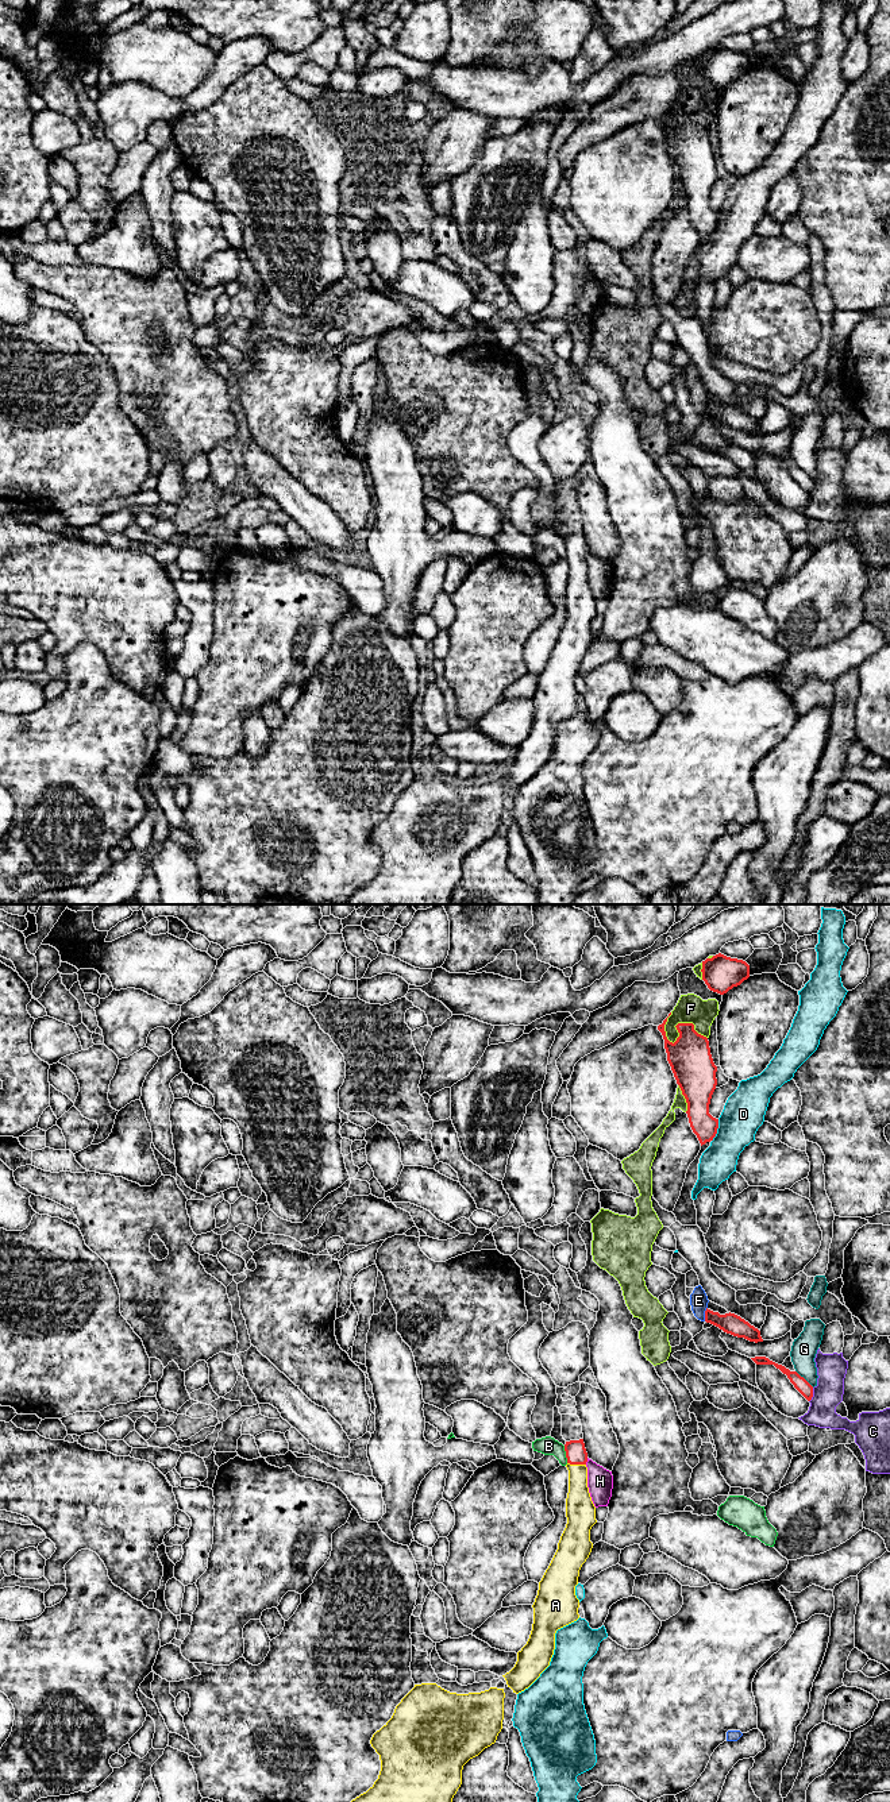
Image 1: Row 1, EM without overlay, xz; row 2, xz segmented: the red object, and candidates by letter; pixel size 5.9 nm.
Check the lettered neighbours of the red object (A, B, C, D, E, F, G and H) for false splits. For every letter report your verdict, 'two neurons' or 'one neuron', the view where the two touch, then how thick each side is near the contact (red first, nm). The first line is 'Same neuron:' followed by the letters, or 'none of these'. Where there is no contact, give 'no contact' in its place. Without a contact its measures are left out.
Same neuron: A
A: one neuron; meets red in xz; 130 nm thick on the red side, 160 nm on the other
B: two neurons; meets red in xz; 130 nm thick on the red side, 110 nm on the other
C: two neurons; meets red in xz; 80 nm thick on the red side, 180 nm on the other
D: two neurons; meets red in xz; 160 nm thick on the red side, 240 nm on the other
E: two neurons; meets red in xz; 120 nm thick on the red side, 110 nm on the other
F: two neurons; meets red in xz; 260 nm thick on the red side, 180 nm on the other
G: two neurons; meets red in xz; 80 nm thick on the red side, 150 nm on the other
H: two neurons; meets red in xz; 130 nm thick on the red side, 160 nm on the other

